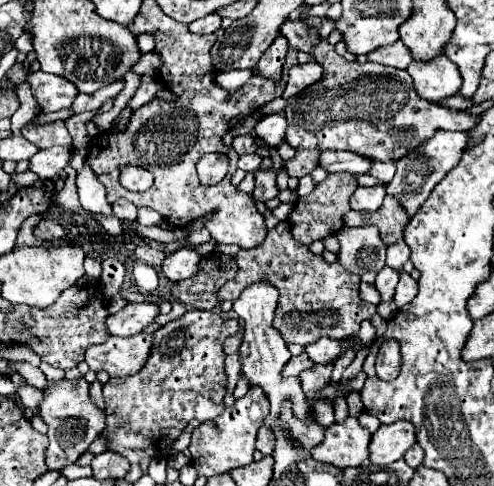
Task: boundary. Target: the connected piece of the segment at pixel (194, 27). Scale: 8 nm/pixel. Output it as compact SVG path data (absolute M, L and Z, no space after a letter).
M211 13L211 15L205 15L205 17L197 19L197 21L193 21L189 25L189 31L205 35L205 33L215 33L219 27L221 27L221 17L217 13Z

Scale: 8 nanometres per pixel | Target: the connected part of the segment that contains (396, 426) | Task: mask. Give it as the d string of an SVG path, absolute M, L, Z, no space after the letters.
M395 421L391 425L381 425L371 437L369 461L375 467L387 467L389 463L401 459L409 447L415 445L415 427L411 421Z

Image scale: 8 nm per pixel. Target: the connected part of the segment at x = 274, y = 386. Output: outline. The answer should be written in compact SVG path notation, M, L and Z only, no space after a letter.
M253 283L253 287L247 287L239 299L233 303L233 311L245 321L245 335L243 335L243 343L239 347L241 353L241 361L243 361L243 375L251 381L251 385L257 385L265 391L265 395L271 401L271 413L265 419L267 427L273 427L279 423L277 419L277 411L281 411L281 403L283 401L293 401L293 409L295 415L299 419L307 419L307 403L305 403L305 395L301 391L301 381L299 377L283 377L281 369L285 367L285 363L289 361L291 353L287 349L287 343L281 339L279 331L273 331L273 315L275 315L275 307L277 307L277 289L269 283Z

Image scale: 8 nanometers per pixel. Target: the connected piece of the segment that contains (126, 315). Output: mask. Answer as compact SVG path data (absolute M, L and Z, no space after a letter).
M149 301L127 303L119 313L113 313L107 319L107 327L111 335L131 337L141 333L145 327L149 327L157 315L159 315L157 303L149 303Z

